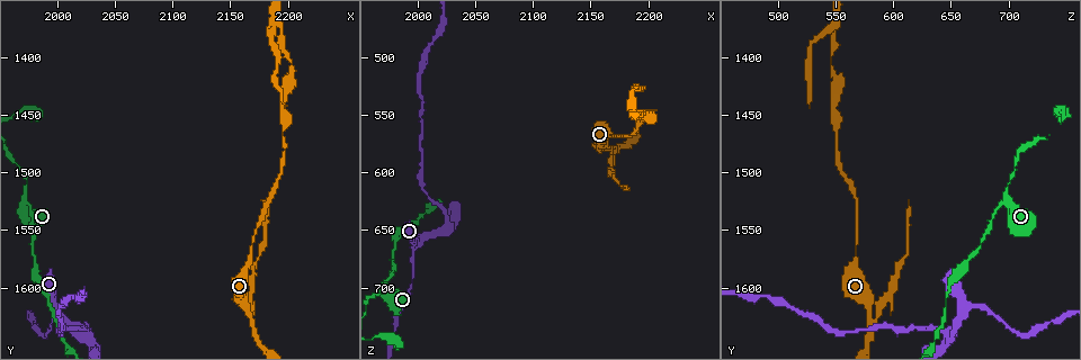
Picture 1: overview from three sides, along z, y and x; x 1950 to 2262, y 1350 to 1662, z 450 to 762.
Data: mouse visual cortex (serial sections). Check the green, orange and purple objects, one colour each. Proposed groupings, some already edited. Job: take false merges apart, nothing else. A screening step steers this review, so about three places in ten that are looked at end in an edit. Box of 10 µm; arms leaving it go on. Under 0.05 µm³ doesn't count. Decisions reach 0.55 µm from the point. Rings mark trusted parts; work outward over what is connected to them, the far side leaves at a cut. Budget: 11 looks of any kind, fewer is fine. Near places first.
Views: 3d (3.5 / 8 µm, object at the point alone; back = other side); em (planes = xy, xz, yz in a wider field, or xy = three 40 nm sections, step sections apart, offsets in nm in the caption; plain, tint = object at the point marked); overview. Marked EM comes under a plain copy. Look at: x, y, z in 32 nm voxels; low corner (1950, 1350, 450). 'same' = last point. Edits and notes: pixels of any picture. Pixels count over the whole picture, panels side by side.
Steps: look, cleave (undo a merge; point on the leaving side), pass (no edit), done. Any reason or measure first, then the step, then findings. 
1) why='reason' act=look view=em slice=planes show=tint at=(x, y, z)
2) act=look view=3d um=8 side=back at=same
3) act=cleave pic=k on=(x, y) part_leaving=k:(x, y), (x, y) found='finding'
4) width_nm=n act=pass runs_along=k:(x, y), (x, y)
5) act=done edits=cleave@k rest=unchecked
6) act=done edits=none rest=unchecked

why='thin arm on a thick one' act=look view=3d um=3.5 at=(1974, 1512, 698)

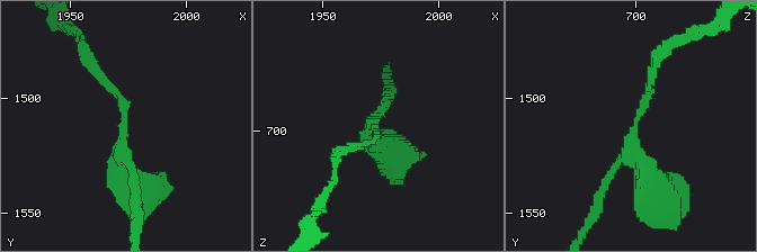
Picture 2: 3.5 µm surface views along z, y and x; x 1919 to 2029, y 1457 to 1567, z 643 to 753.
arms=3 arm_widths_nm=100,150,350 why='now the EM' act=look view=em slice=xy step=3 show=tint at=(1974, 1511, 700)

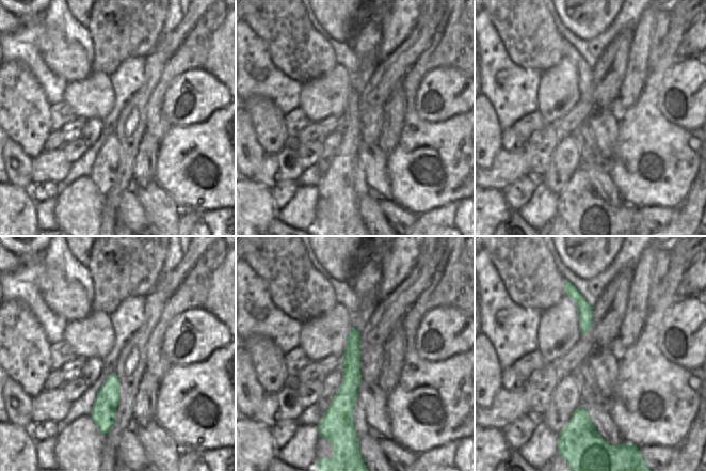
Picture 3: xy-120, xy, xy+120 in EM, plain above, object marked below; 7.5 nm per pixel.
width_nm=140 act=pass runs_along=2:(134, 186), (117, 169), (124, 99), (89, 62) found='continuous, no second cell'

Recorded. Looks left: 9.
why='arms part here' act=look view=3d um=8 at=(2024, 1638, 648)

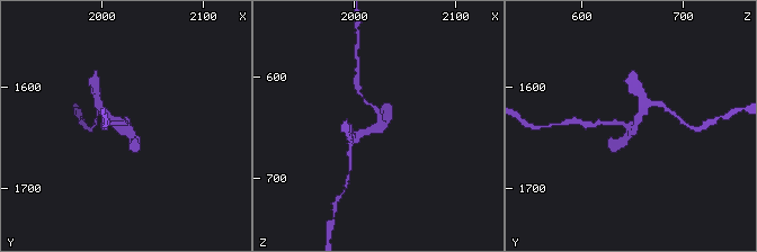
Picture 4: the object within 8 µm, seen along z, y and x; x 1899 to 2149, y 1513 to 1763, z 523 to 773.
act=look view=3d um=3.5 side=back at=same

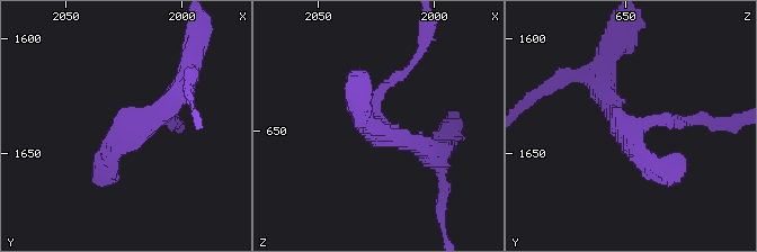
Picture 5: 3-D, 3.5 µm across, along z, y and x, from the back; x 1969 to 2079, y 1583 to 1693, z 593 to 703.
act=pass runs_along=5:(604, 86), (619, 127), (687, 120) found='one cell here'

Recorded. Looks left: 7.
why='arms part here' act=look view=3d um=3.5 at=(2168, 1628, 582)

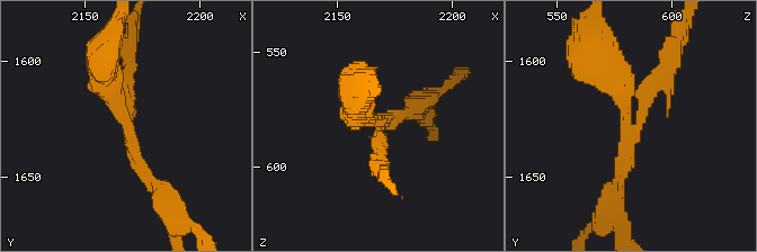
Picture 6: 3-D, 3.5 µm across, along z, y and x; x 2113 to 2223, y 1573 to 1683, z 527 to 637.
arms=3 arm_widths_nm=200,200,400 act=look view=em slice=xy step=1 show=tint at=(2168, 1630, 581)

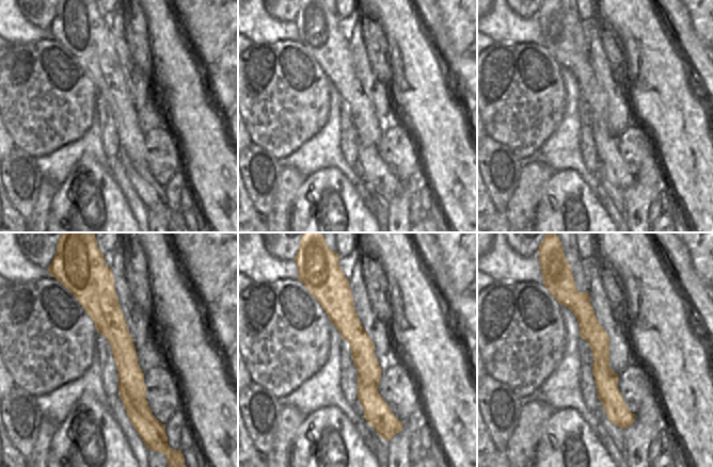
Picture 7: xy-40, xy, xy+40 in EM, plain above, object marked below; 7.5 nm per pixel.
why='another direction' act=look view=em slice=xy step=3 show=tint at=same

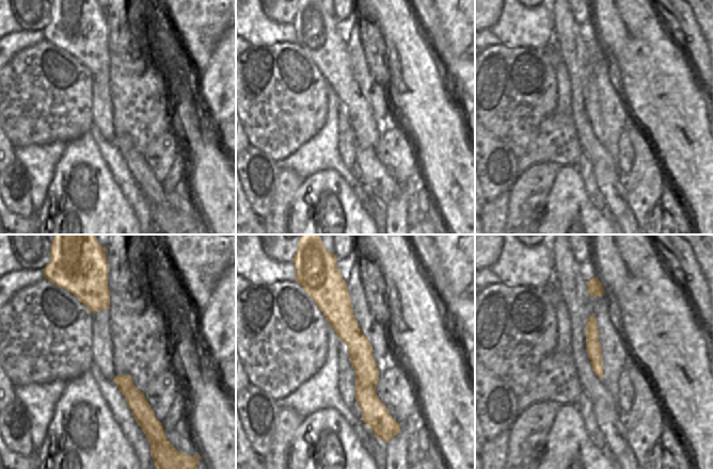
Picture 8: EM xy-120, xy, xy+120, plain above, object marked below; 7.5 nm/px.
act=cleave pic=6 on=(653, 90) border=8:(355, 381), (375, 388) found='two cells meet here'

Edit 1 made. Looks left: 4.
act=look view=overview

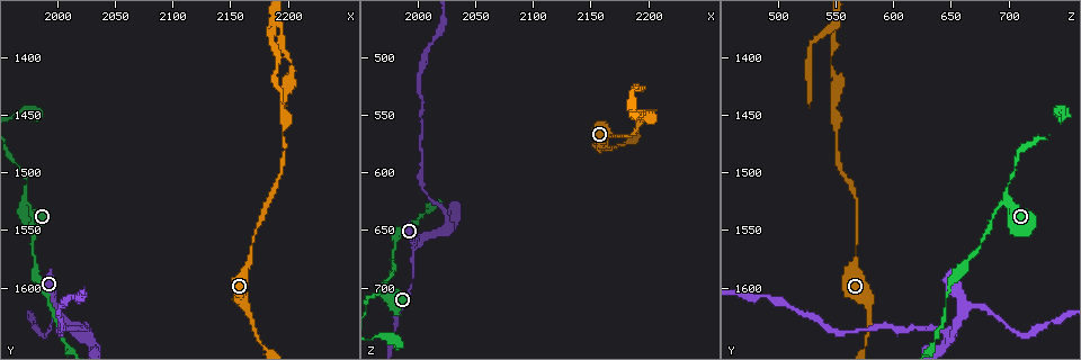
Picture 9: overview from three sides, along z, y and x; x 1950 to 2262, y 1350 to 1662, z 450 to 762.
why='calibre changes' act=look view=3d um=3.5 at=(2190, 1374, 548)

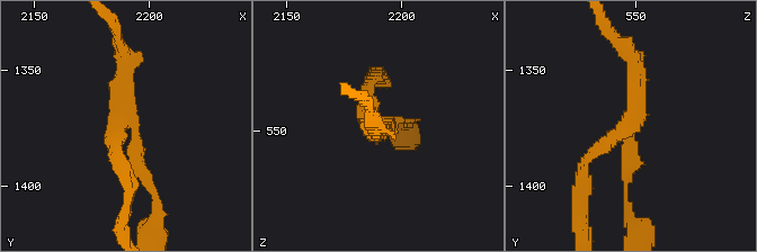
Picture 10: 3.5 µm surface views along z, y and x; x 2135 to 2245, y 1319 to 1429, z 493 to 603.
act=look view=em slice=xy step=1 show=tint at=(2189, 1372, 550)

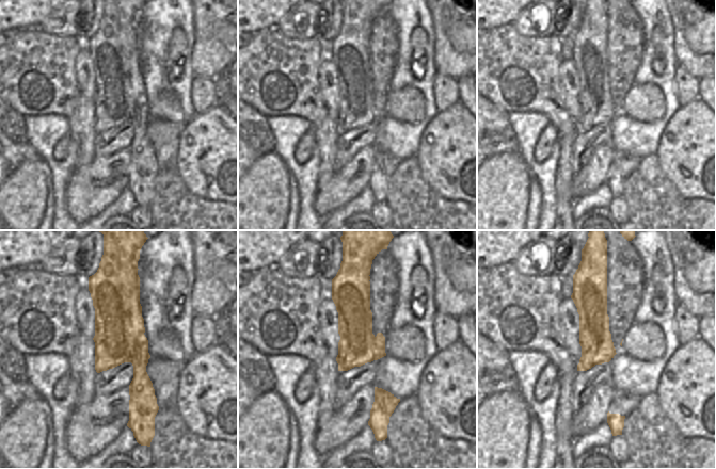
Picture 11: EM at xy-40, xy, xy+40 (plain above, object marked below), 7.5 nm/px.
act=look view=em slice=xy step=2 show=tint at=same

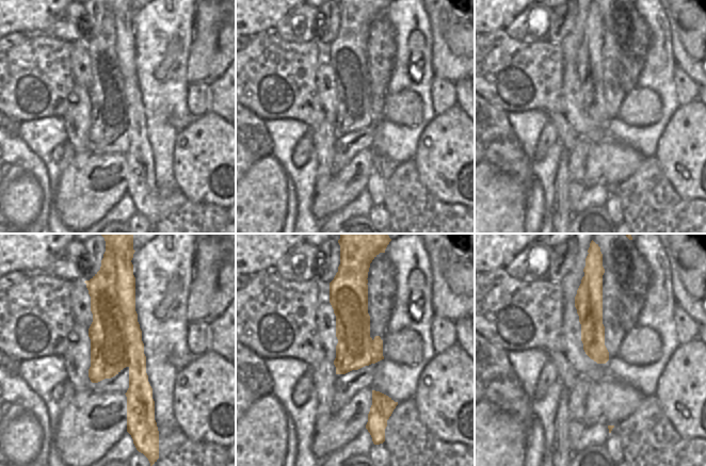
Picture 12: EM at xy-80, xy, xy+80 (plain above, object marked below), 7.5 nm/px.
act=cleave pic=10 on=(603, 143) part_leaving=10:(633, 124), (587, 162), (576, 196) found='a second cell is stuck on'

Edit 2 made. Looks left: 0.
act=done edits=cleave@6,cleave@10 rest=unchecked

